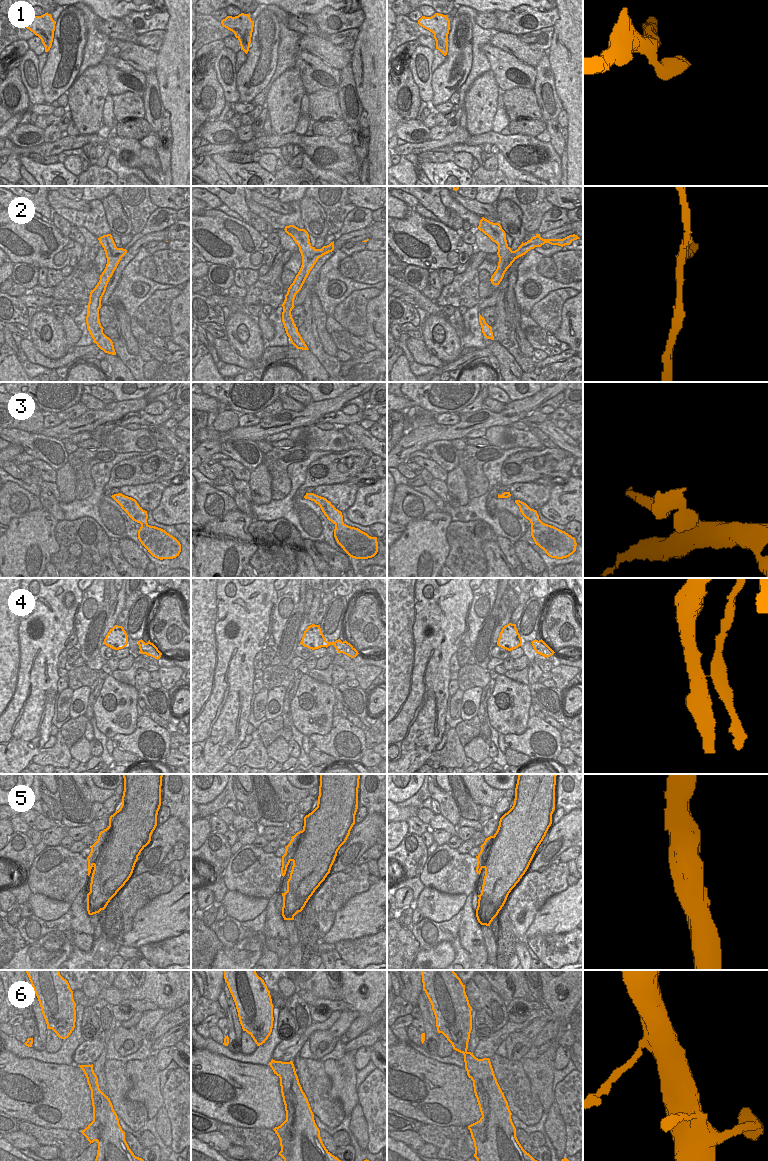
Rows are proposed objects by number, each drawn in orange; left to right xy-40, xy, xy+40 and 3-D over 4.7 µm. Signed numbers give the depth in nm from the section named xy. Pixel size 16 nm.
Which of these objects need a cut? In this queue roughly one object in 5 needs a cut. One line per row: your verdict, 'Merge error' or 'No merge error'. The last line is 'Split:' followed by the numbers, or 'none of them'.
1: No merge error
2: No merge error
3: Merge error
4: No merge error
5: No merge error
6: Merge error
Split: 3, 6

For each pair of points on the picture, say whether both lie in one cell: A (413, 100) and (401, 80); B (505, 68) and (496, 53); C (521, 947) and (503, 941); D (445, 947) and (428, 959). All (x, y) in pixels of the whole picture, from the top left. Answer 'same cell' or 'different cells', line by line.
A: same cell
B: same cell
C: different cells
D: same cell

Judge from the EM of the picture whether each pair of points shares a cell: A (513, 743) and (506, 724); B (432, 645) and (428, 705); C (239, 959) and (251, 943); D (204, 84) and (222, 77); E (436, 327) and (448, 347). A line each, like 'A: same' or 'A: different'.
A: different
B: same
C: same
D: different
E: same

